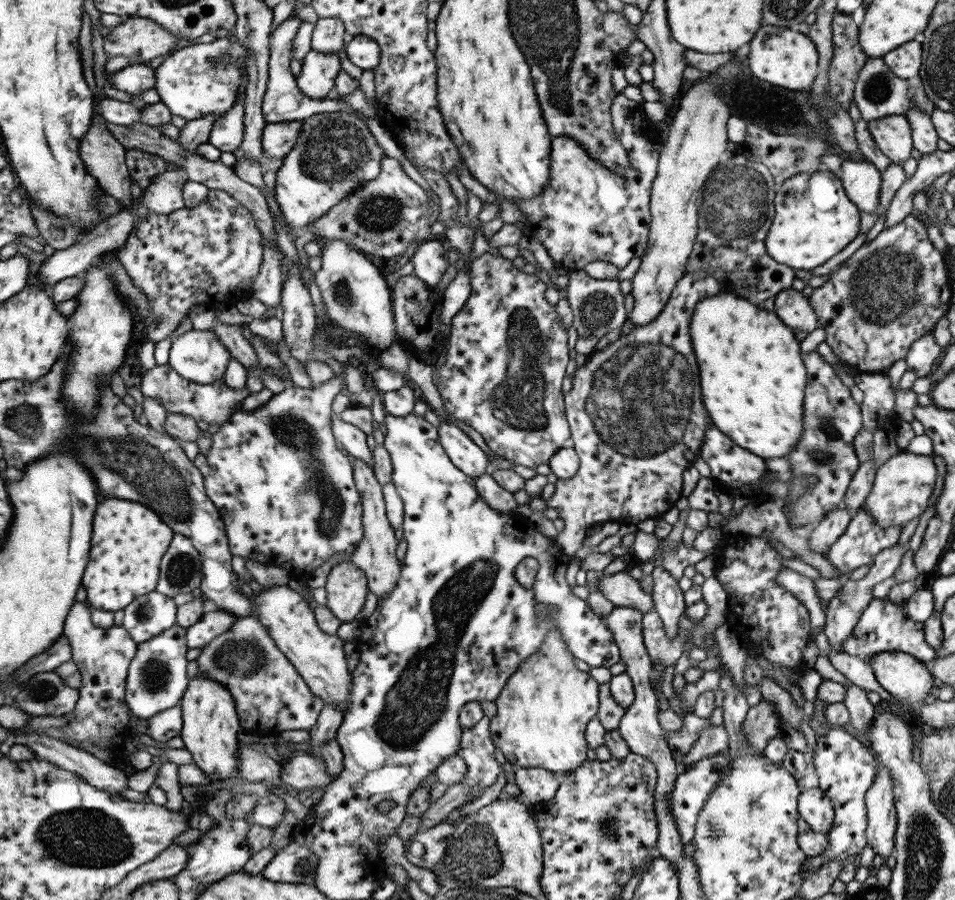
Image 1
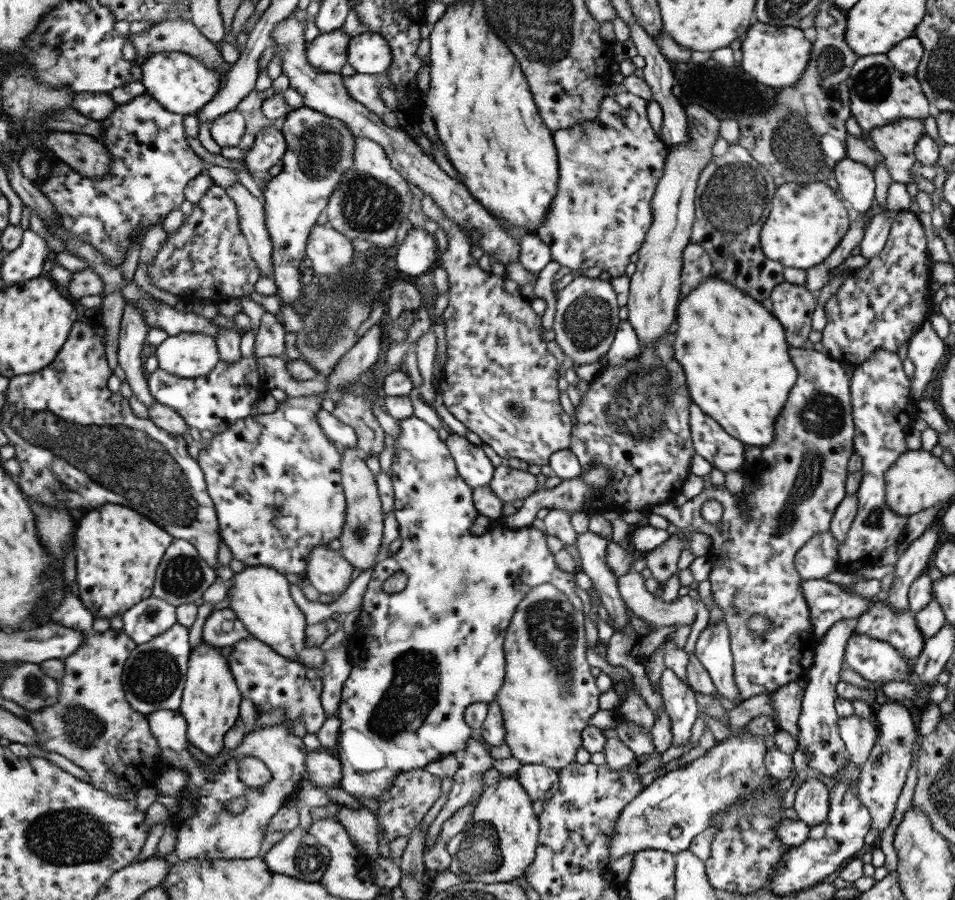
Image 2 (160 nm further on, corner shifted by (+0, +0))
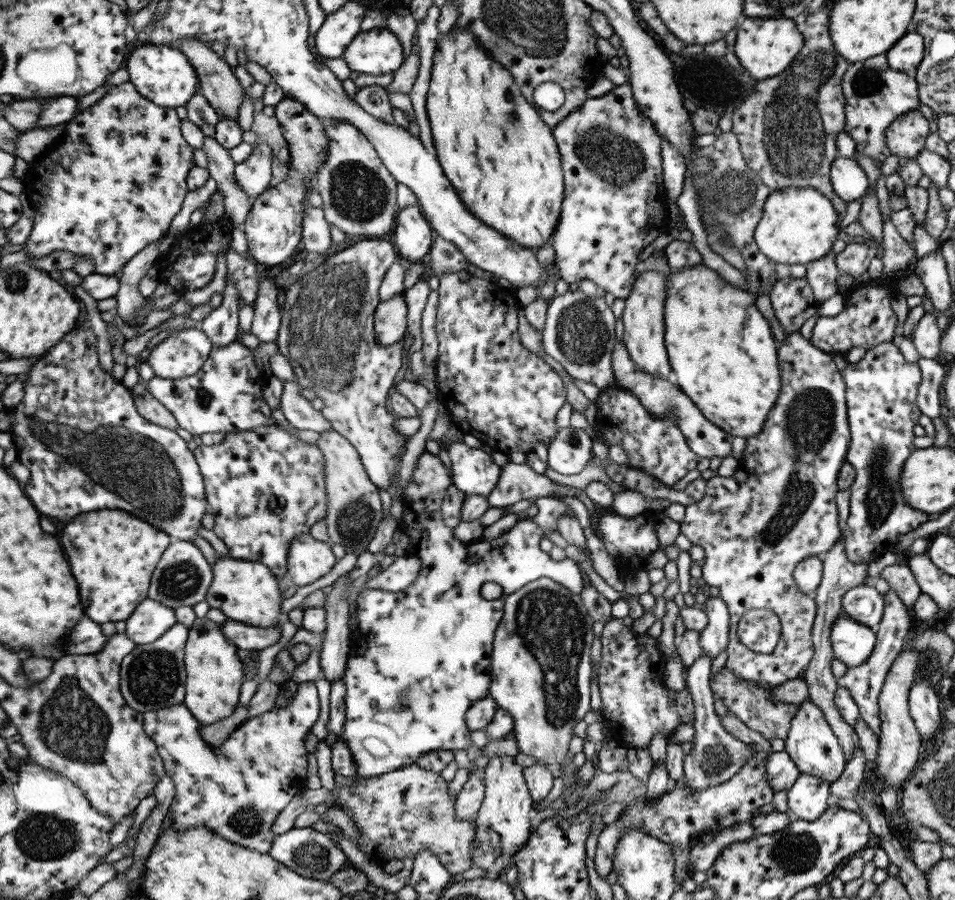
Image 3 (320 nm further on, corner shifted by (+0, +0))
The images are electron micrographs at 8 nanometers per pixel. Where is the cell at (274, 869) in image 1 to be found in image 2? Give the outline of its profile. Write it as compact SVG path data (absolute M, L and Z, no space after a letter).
M297 826L286 831L279 842L262 854L262 859L275 874L317 882L327 868L330 854L316 838Z

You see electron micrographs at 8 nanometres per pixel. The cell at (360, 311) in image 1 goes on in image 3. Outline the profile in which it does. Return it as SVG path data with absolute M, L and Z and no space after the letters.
M309 204L302 208L300 251L317 252L327 256L331 252L331 237L329 224L324 219L321 208L311 207Z

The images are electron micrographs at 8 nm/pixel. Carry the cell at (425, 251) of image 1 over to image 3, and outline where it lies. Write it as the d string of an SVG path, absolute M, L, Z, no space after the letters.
M415 205L397 211L392 230L398 256L410 263L417 263L427 254L434 237L426 218Z

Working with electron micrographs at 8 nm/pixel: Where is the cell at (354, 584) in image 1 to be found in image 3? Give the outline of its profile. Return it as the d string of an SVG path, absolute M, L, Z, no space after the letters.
M299 534L287 548L286 573L293 584L311 584L330 570L337 562L329 544L318 542L308 534Z

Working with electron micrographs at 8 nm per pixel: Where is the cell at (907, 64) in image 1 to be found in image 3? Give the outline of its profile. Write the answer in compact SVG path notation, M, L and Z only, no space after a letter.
M906 33L885 52L887 66L891 70L913 73L921 63L925 45L923 38L916 33Z

